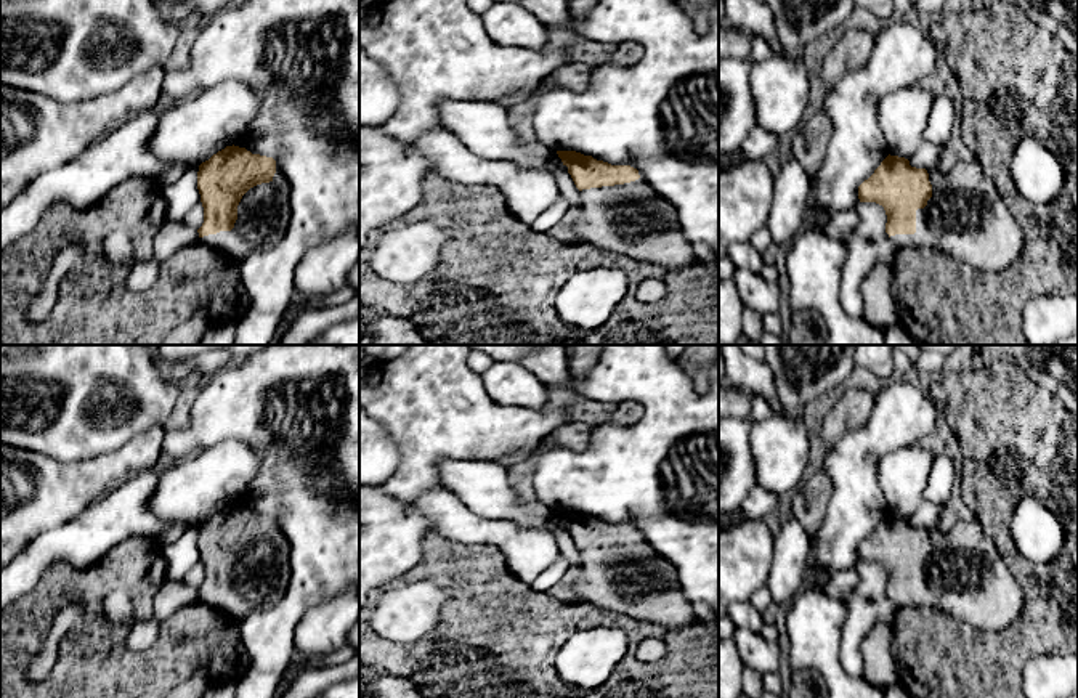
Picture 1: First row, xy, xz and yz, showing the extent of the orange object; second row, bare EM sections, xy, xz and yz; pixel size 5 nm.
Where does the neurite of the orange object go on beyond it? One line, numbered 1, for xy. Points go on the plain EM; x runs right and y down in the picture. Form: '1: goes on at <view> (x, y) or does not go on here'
1: goes on at xy (263, 573)

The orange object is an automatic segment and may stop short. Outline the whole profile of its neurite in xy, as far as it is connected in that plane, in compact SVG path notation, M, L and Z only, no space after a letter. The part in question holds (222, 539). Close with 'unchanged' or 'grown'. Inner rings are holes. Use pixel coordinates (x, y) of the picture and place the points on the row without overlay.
M226 505L199 525L197 549L204 566L199 602L241 619L278 603L290 581L289 541L273 517Z; grown

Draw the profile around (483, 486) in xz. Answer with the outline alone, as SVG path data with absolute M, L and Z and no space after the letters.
M444 459L438 462L438 481L472 512L507 520L521 528L545 530L553 538L568 533L555 510L536 513L509 483L509 470L496 461Z

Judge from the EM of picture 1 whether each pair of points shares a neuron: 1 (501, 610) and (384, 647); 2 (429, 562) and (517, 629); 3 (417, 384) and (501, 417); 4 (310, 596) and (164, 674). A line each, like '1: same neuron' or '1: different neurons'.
1: same neuron
2: same neuron
3: same neuron
4: different neurons

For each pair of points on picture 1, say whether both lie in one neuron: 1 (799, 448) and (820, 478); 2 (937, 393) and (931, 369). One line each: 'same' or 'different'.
1: different
2: different

